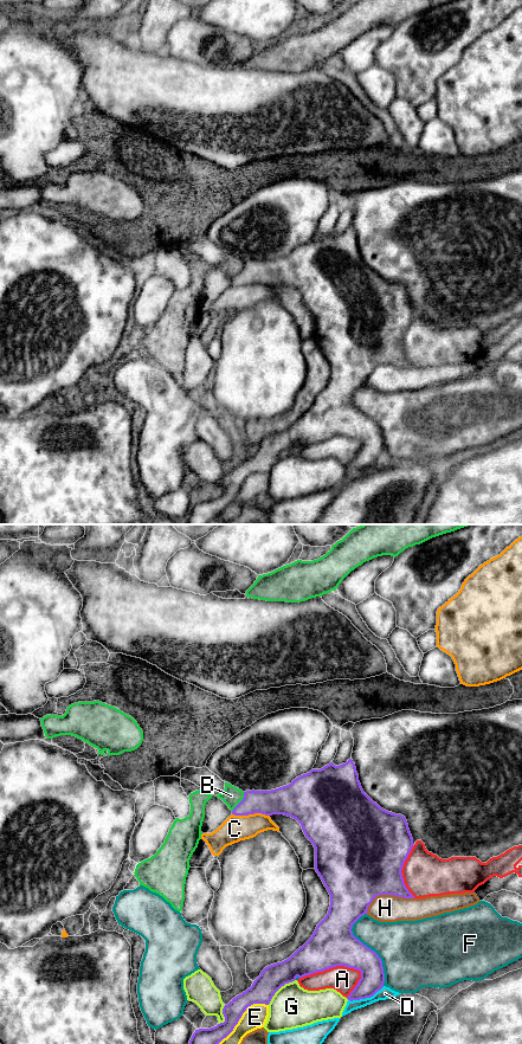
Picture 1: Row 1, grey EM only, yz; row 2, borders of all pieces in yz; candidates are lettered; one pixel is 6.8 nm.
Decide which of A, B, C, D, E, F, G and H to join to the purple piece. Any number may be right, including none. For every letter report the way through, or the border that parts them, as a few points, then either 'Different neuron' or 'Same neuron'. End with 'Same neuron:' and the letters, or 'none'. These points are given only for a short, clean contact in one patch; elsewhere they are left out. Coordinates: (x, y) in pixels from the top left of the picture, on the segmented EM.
A: Different neuron
B: Boundary: yz (244, 792), (243, 799), (232, 811). Different neuron
C: Different neuron
D: Different neuron
E: Different neuron
F: Different neuron
G: Different neuron
H: Different neuron
Same neuron: none

